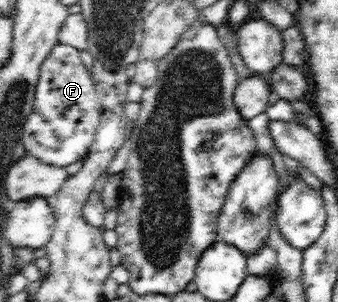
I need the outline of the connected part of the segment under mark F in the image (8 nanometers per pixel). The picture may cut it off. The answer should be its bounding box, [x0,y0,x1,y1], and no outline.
[23,42,100,167]

